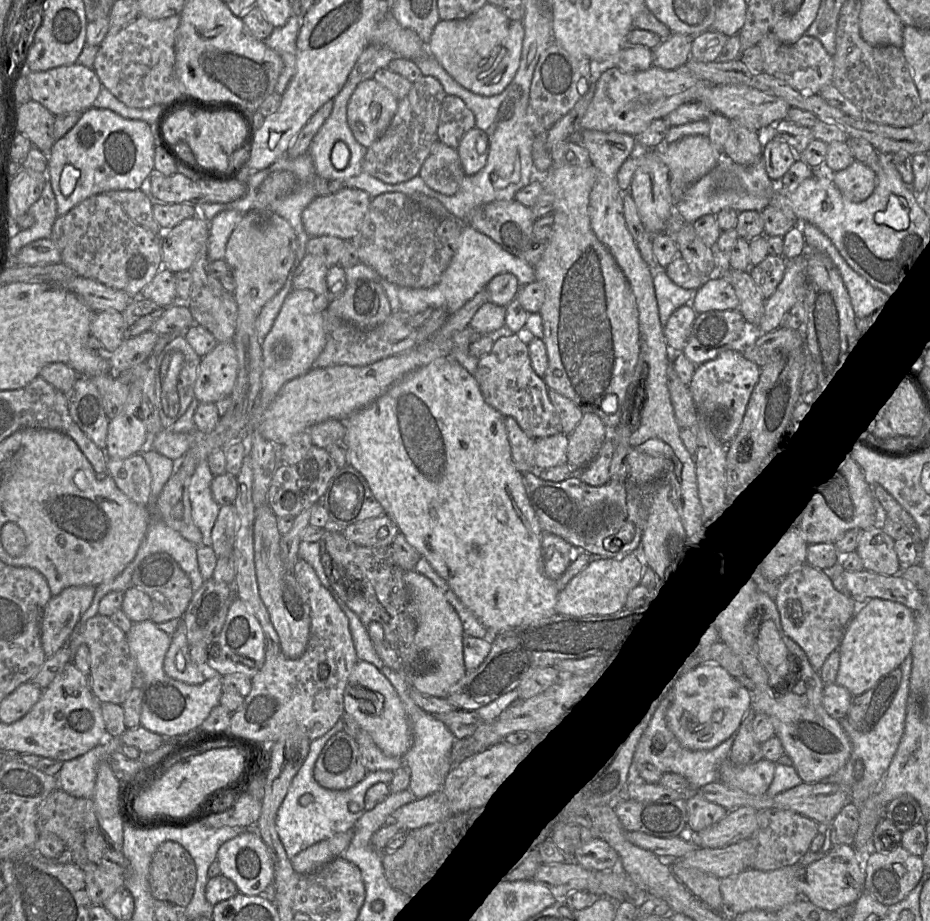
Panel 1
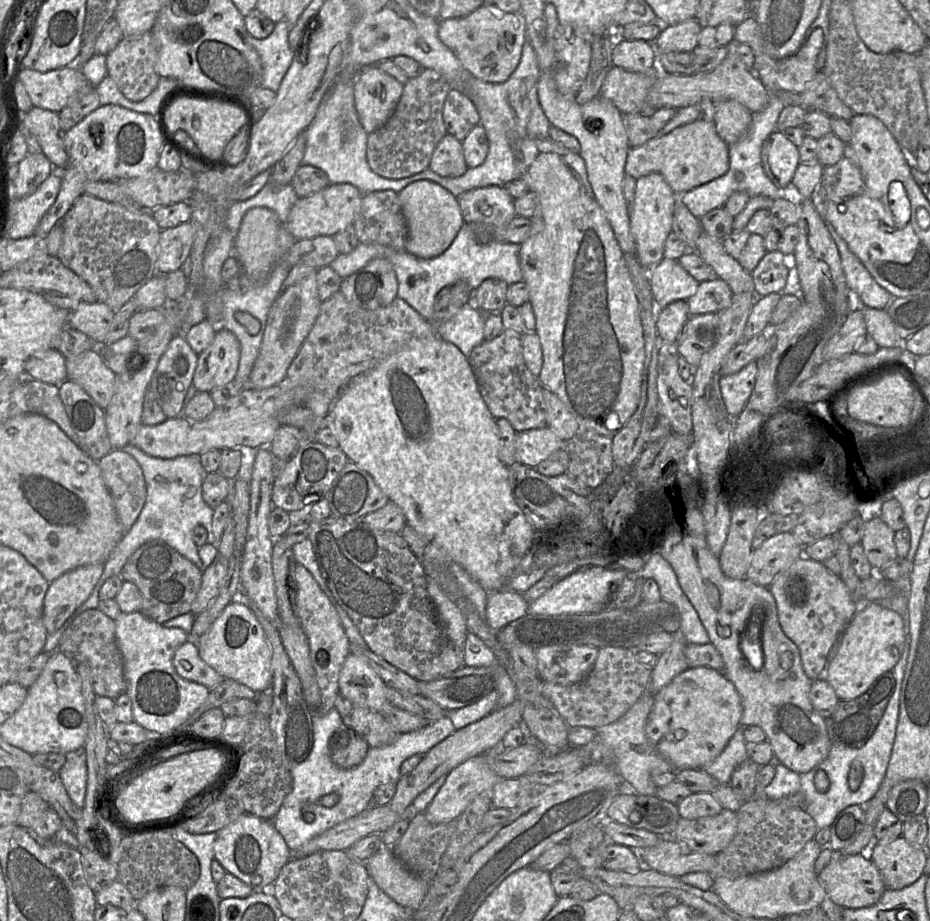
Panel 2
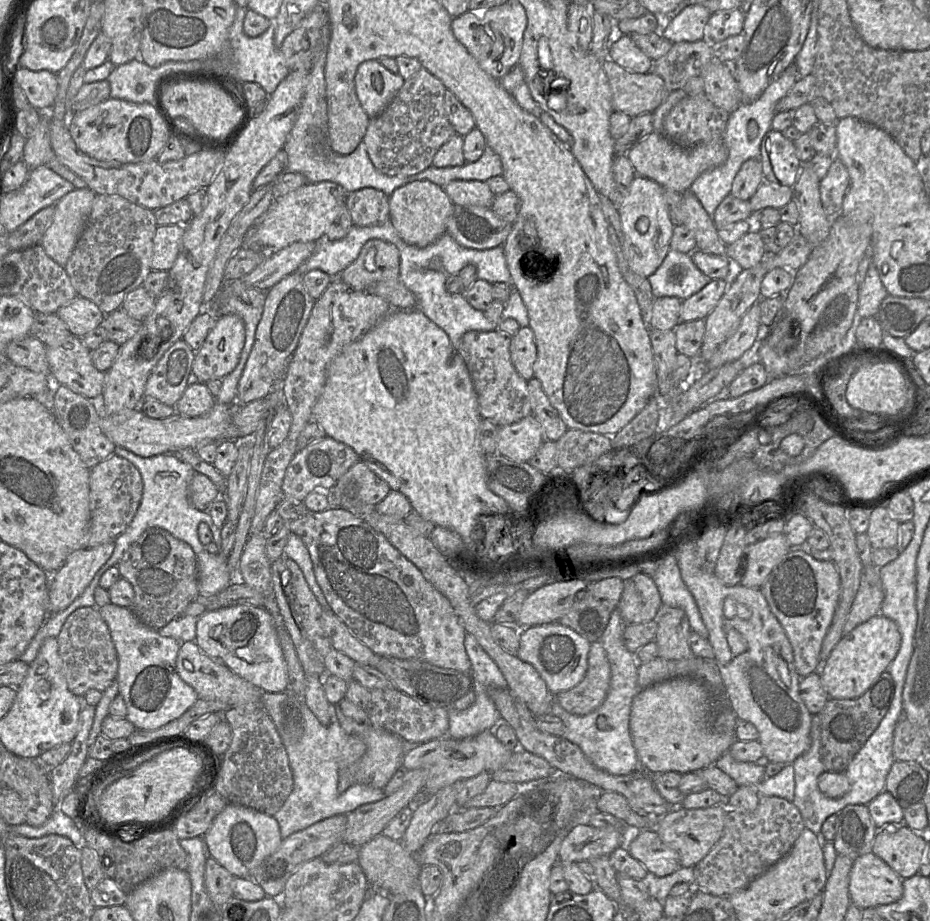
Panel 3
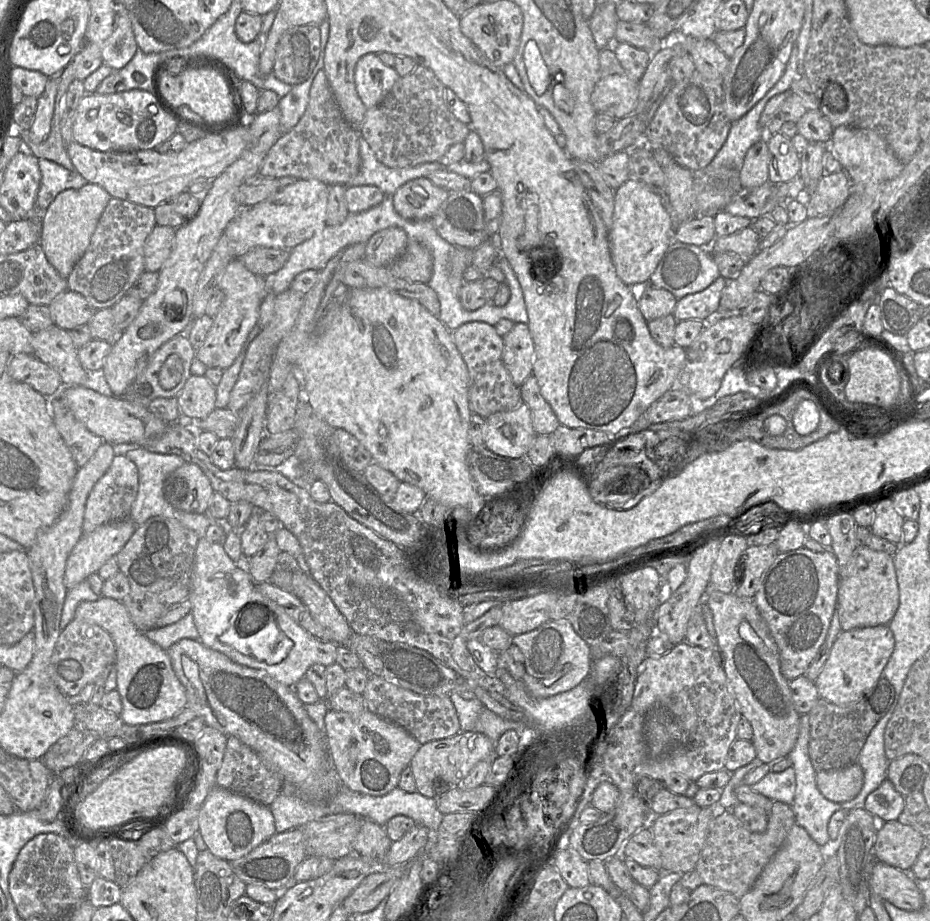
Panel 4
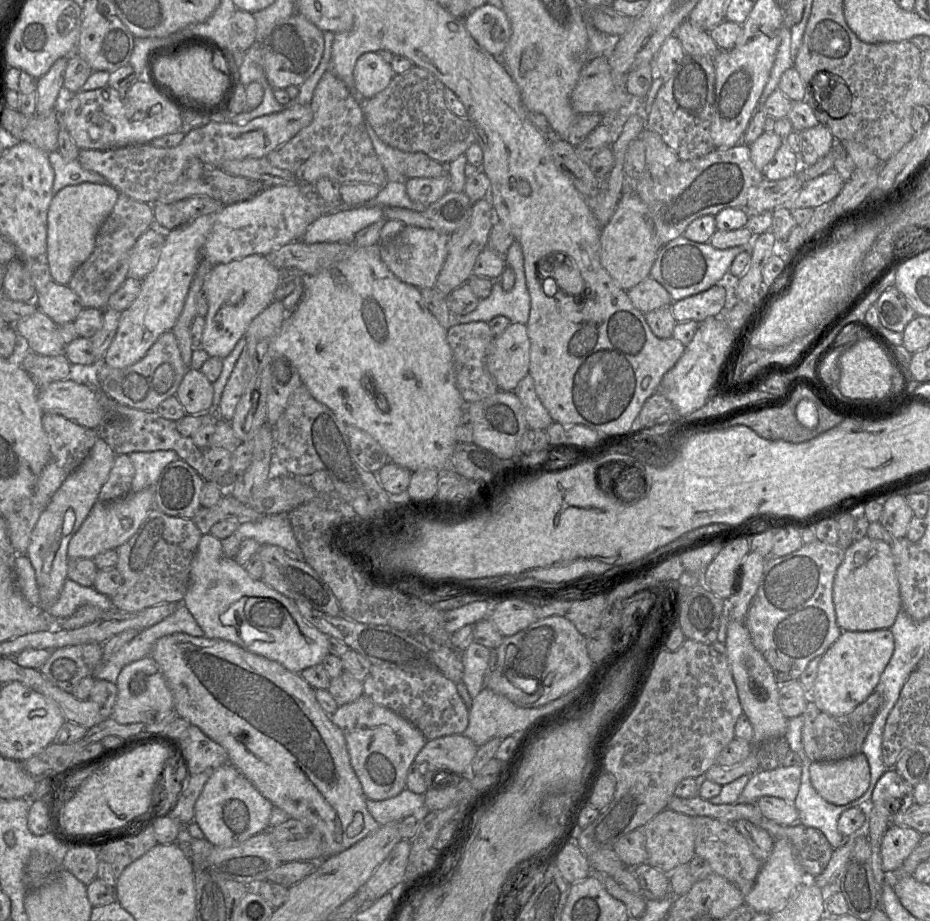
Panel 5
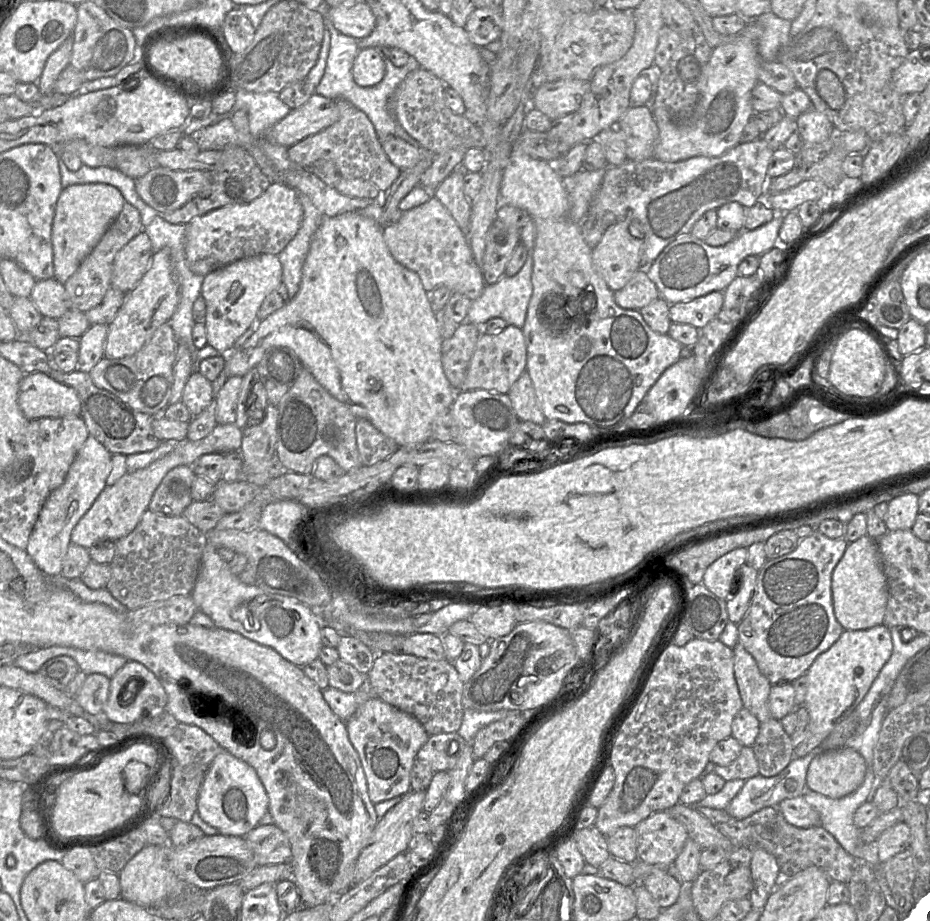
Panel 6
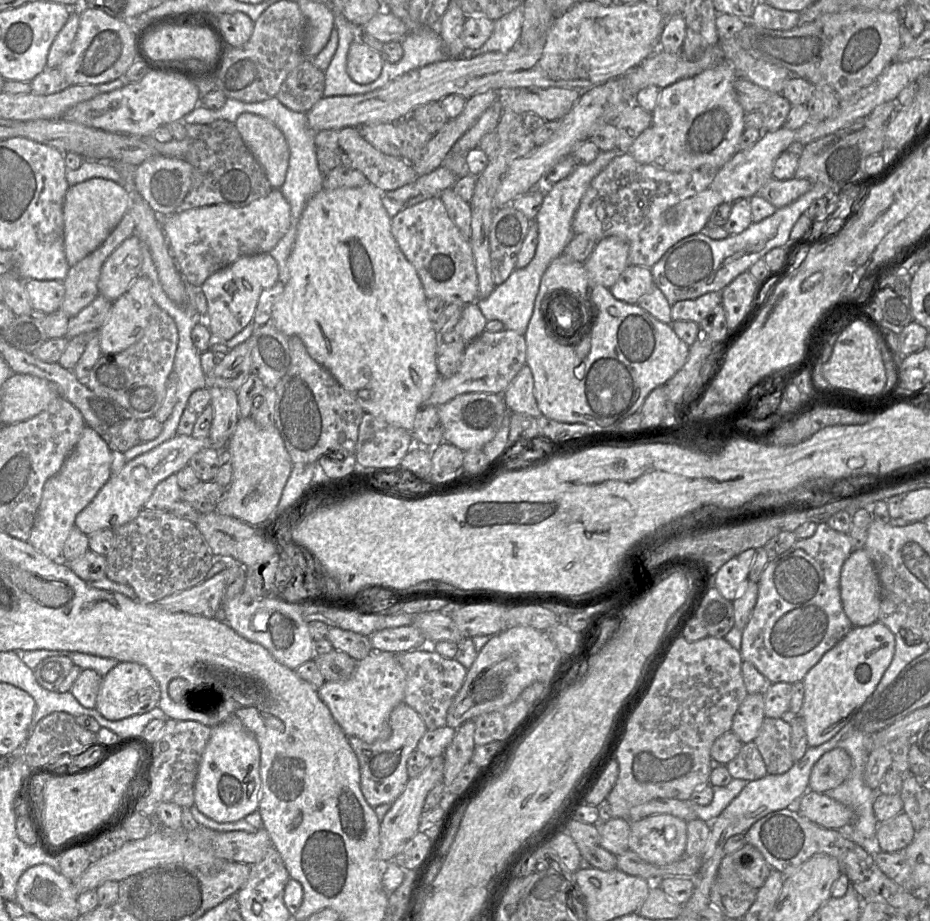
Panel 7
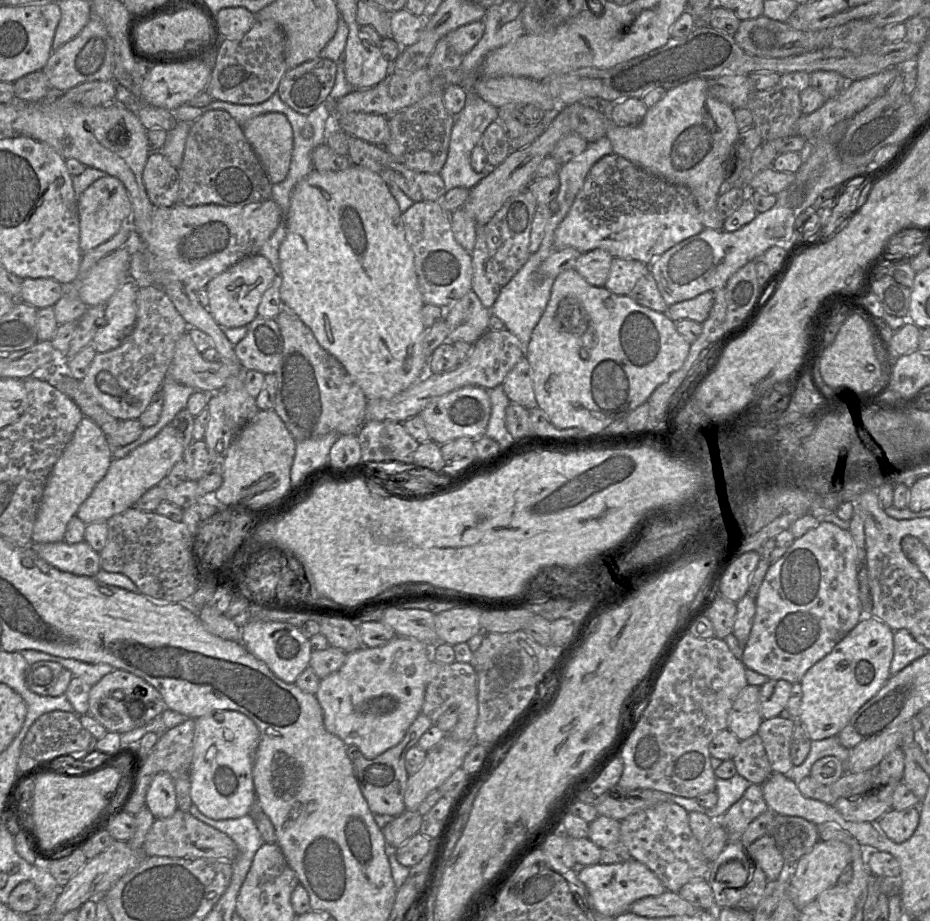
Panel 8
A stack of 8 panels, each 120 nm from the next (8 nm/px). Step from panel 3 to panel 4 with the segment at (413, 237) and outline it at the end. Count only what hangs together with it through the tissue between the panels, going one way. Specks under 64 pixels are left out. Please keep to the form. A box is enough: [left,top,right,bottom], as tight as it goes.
[392,178,449,219]

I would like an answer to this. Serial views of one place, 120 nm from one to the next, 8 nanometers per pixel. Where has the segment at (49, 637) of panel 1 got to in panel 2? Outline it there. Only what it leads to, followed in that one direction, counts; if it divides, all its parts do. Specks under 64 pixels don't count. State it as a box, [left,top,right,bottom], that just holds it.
[43,563,104,634]

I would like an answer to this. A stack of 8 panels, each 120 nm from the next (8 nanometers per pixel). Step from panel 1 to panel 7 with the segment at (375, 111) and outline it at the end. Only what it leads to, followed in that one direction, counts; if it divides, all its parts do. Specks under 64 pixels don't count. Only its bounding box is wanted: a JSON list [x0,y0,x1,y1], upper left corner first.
[347,39,384,85]

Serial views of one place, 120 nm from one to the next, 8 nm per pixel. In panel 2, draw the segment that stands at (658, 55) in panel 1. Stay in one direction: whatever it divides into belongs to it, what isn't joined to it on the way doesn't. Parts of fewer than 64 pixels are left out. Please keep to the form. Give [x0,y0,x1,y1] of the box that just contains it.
[652,18,701,53]

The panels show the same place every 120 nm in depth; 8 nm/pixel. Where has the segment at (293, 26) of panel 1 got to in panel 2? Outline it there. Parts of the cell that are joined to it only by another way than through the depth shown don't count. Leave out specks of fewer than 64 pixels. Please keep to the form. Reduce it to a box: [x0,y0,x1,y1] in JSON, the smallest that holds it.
[249,20,294,93]

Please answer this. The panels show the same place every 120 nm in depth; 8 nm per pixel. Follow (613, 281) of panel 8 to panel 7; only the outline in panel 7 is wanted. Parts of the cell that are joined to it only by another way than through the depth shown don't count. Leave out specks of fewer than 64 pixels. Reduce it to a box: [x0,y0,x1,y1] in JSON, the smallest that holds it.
[609,264,653,304]

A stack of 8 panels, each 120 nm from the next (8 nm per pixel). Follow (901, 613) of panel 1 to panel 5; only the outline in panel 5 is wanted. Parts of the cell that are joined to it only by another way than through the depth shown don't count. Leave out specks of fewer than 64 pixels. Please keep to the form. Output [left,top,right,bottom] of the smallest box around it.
[809,629,894,716]

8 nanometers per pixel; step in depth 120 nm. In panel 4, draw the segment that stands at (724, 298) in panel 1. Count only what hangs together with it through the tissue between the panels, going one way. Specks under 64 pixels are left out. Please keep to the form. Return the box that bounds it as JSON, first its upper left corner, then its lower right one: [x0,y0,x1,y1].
[673,276,727,321]

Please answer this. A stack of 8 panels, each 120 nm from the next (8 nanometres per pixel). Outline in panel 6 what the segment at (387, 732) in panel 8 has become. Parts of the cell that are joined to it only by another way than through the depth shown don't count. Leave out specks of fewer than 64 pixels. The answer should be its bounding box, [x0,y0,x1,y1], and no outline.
[322,675,375,723]

